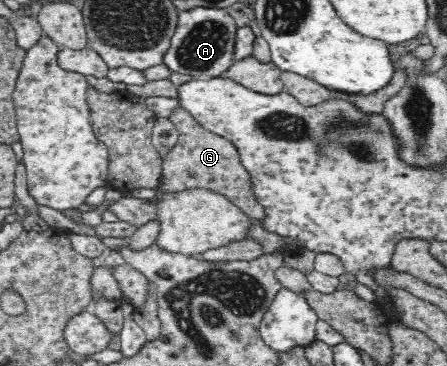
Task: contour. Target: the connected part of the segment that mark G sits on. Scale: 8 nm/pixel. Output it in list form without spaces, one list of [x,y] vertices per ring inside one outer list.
[[[178,104],[168,119],[179,131],[175,148],[162,159],[161,193],[175,195],[192,189],[204,189],[221,195],[237,206],[245,215],[261,220],[265,213],[251,193],[249,173],[240,161],[234,144],[227,138],[202,127],[193,115]]]

